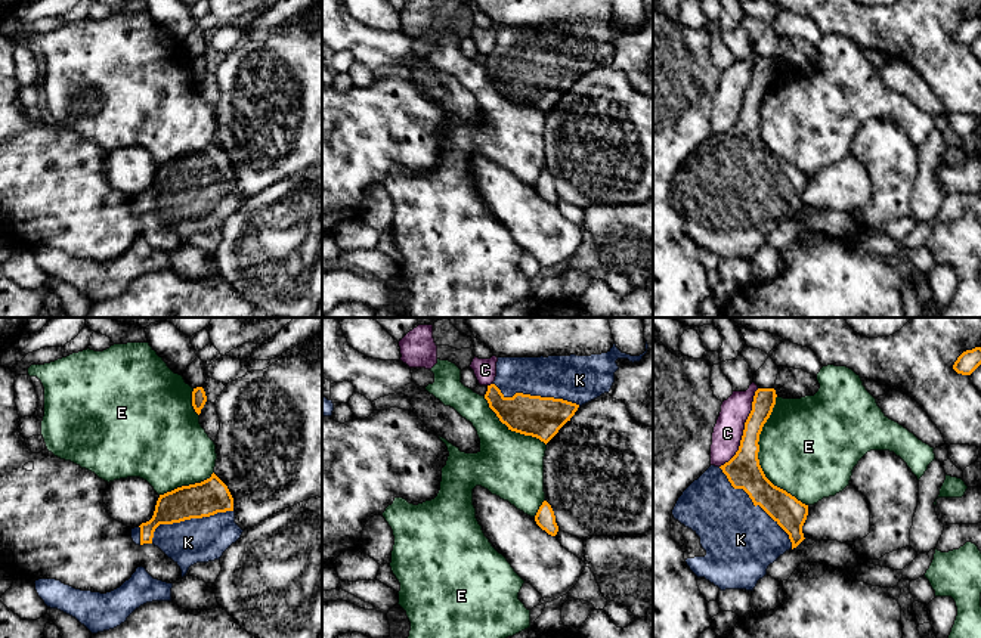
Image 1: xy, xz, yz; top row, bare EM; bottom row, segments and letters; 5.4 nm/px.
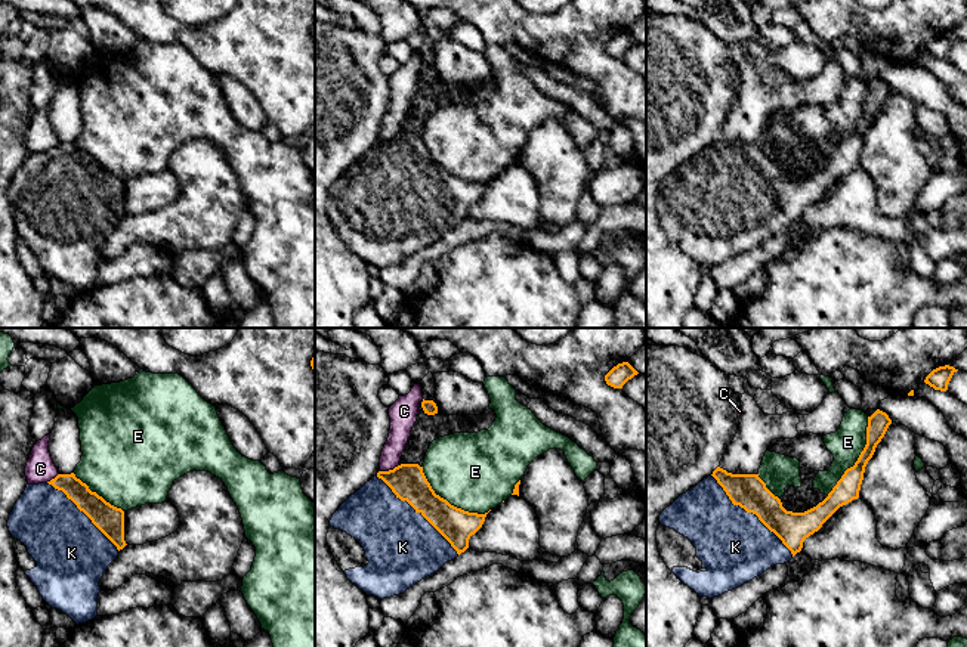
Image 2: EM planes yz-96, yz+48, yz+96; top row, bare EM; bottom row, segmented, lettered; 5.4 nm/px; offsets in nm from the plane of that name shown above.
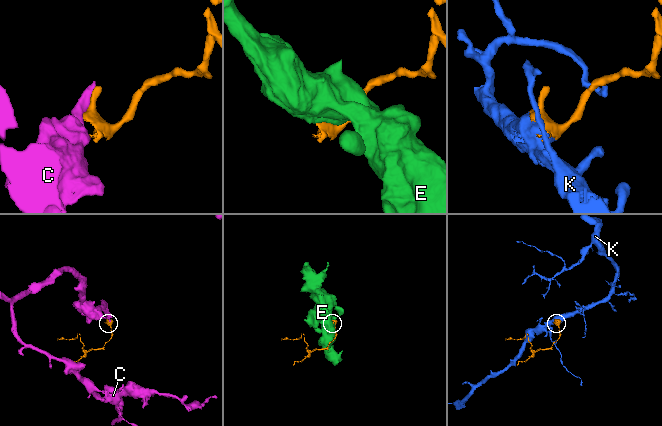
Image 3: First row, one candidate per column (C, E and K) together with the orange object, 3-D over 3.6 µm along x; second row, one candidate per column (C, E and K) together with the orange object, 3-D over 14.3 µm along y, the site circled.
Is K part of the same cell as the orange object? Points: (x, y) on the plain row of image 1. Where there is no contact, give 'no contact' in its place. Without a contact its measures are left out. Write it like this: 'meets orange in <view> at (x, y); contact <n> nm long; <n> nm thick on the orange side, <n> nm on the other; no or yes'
meets orange in yz at (757, 173); contact 600 nm long; 190 nm thick on the orange side, 400 nm on the other; yes

